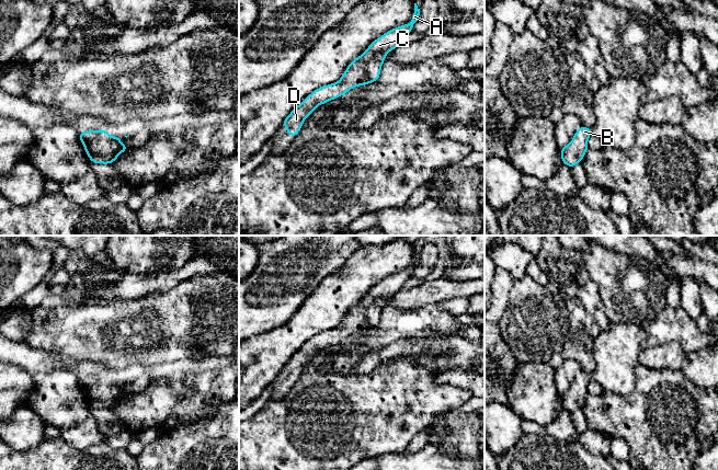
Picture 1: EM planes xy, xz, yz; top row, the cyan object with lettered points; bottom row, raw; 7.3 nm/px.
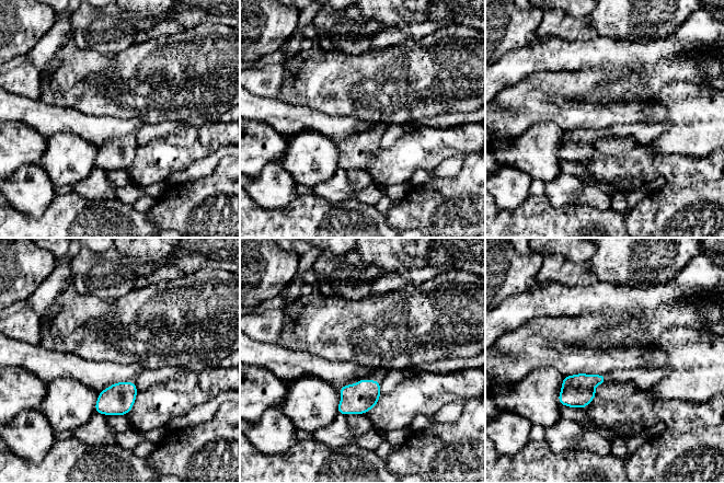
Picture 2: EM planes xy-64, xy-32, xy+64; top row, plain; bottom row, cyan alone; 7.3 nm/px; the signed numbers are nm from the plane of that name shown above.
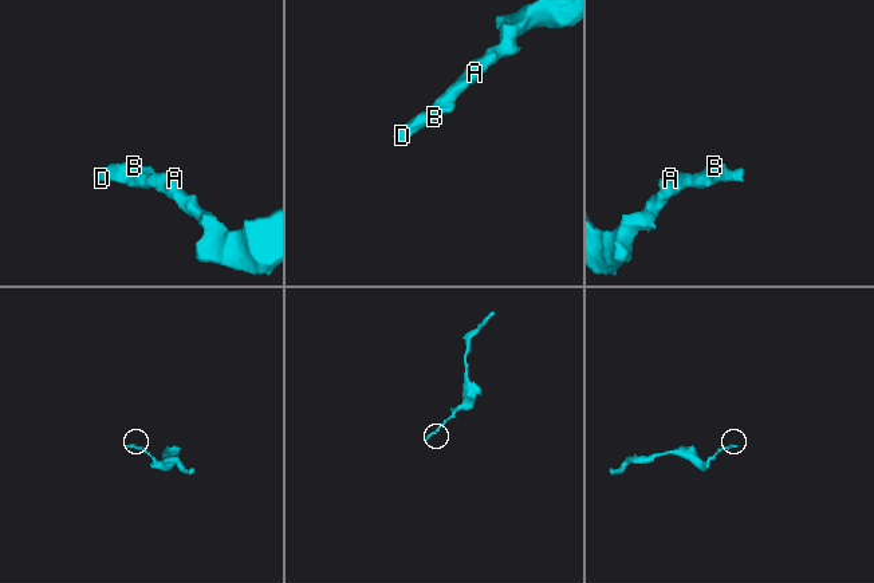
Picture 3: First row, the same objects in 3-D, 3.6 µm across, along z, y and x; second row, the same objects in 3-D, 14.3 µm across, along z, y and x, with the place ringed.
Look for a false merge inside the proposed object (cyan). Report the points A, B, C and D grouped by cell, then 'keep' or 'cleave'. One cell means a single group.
A B C D; keep

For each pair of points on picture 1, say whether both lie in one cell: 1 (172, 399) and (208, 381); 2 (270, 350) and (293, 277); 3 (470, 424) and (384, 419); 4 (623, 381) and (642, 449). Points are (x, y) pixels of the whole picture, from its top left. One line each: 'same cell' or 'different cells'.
1: same cell
2: different cells
3: different cells
4: different cells

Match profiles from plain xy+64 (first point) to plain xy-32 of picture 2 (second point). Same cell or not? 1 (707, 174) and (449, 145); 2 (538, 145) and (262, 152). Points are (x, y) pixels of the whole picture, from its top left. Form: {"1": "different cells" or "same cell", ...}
{"1": "same cell", "2": "different cells"}

